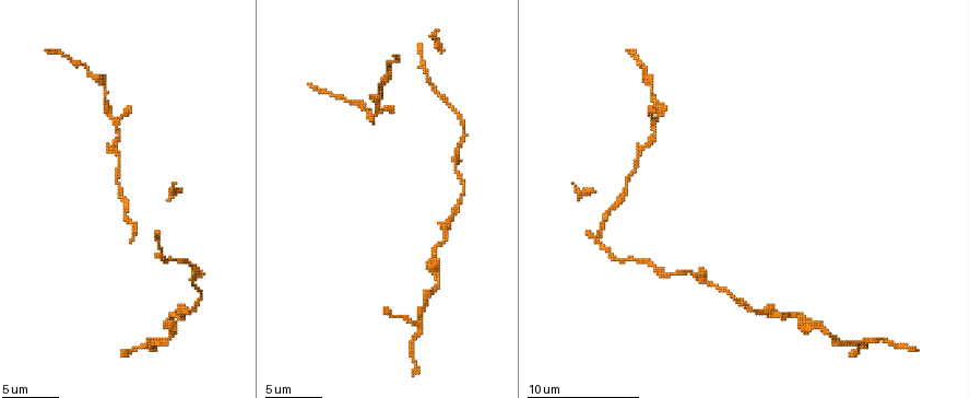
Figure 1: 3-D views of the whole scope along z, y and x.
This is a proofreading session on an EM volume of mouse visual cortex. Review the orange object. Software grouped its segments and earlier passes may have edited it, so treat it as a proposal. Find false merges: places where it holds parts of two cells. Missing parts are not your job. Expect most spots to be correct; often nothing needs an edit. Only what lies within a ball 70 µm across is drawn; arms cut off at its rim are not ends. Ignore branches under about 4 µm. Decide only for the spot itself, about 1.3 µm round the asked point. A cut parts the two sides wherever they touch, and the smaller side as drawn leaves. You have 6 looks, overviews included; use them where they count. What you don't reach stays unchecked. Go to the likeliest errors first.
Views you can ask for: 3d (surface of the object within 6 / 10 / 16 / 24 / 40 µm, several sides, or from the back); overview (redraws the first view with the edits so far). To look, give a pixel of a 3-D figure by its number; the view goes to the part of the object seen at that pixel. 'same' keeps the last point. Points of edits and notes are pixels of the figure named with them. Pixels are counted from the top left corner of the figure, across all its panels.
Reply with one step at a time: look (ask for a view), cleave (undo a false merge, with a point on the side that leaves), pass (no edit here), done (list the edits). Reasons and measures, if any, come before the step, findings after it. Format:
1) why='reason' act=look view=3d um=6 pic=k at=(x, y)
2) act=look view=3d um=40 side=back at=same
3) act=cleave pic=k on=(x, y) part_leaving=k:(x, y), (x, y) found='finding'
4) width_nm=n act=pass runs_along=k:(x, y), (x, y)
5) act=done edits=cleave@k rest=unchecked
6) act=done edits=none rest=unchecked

why='calibre changes' act=look view=3d um=6 pic=1 at=(794, 315)

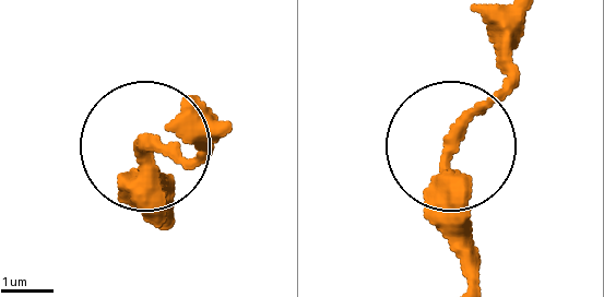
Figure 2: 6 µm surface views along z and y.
width_nm=310 act=pass runs_along=2:(530, 11), (508, 76), (448, 154), (460, 268) found='one cell here'

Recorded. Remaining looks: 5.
why='calibre changes' act=look view=3d um=16 pic=1 at=(661, 114)

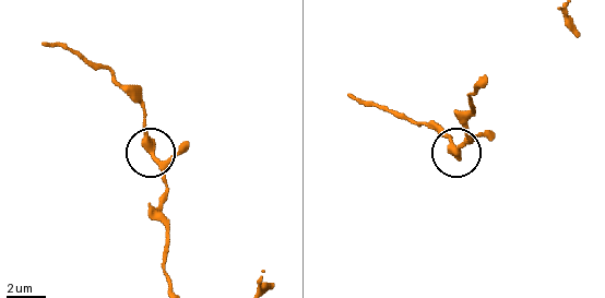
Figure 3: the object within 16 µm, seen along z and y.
act=pass runs_along=3:(173, 287), (163, 262), (167, 242), (163, 169), (140, 97) found='continuous, no second cell'

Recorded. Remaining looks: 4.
why='thick turns thin' act=look view=3d um=16 pic=1 at=(193, 284)

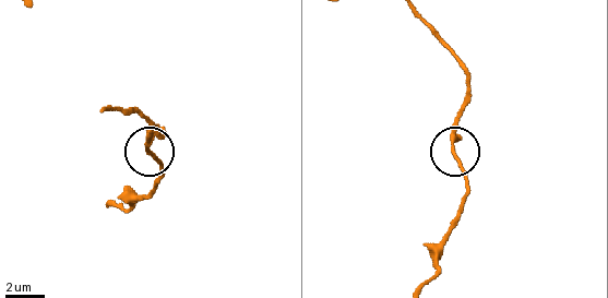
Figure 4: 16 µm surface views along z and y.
act=look view=3d um=16 side=back pic=4 at=(453, 153)

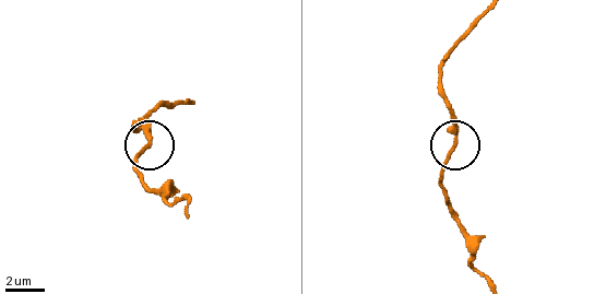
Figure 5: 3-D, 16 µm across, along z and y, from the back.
act=pass runs_along=5:(477, 24), (454, 47), (440, 75), (454, 144), (440, 181) found='one cell here'

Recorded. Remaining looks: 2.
act=done edits=none rest=unchecked

